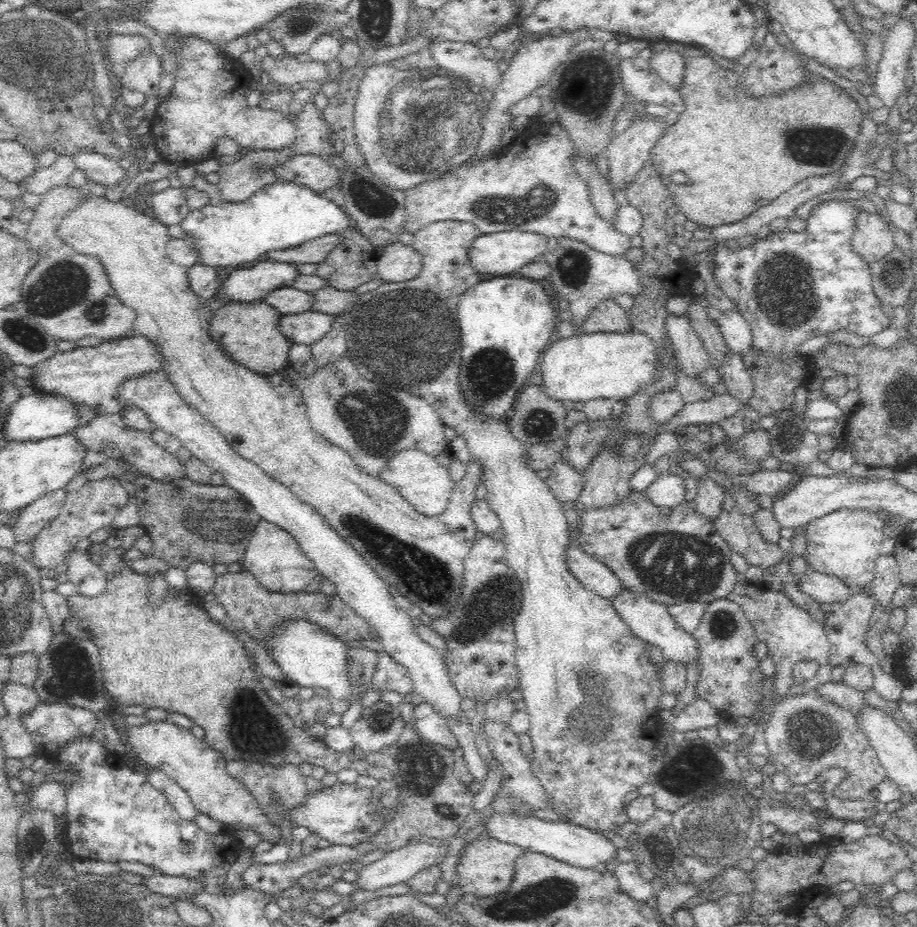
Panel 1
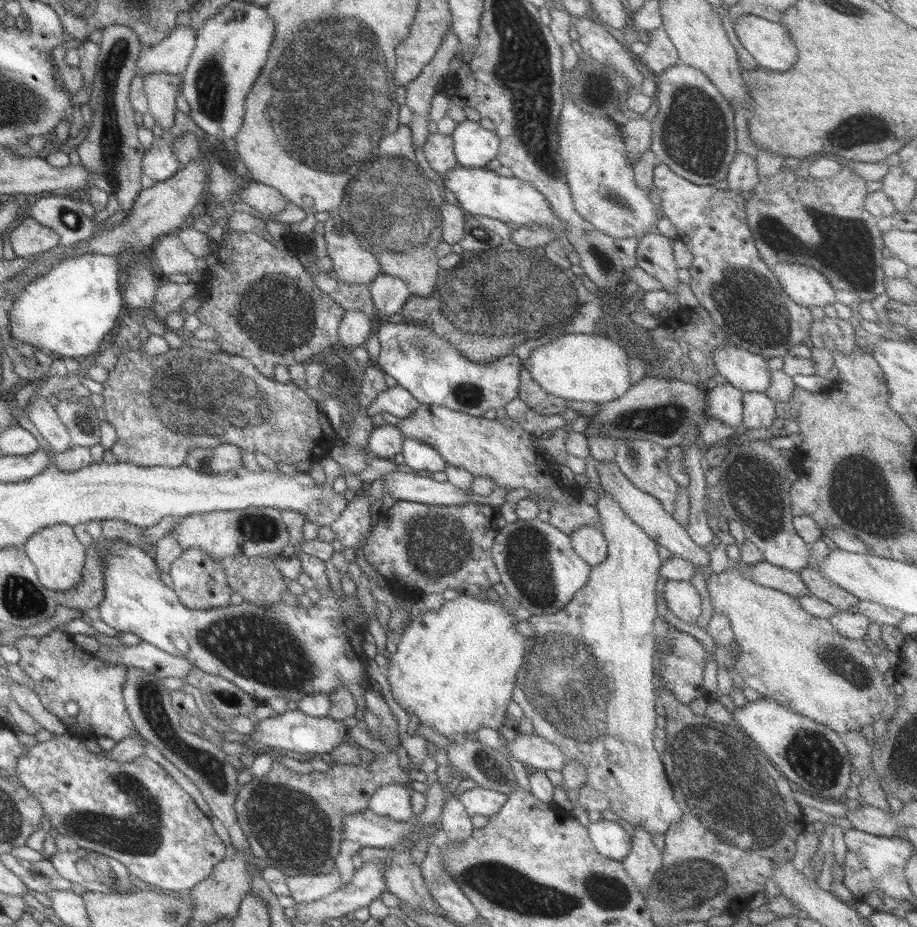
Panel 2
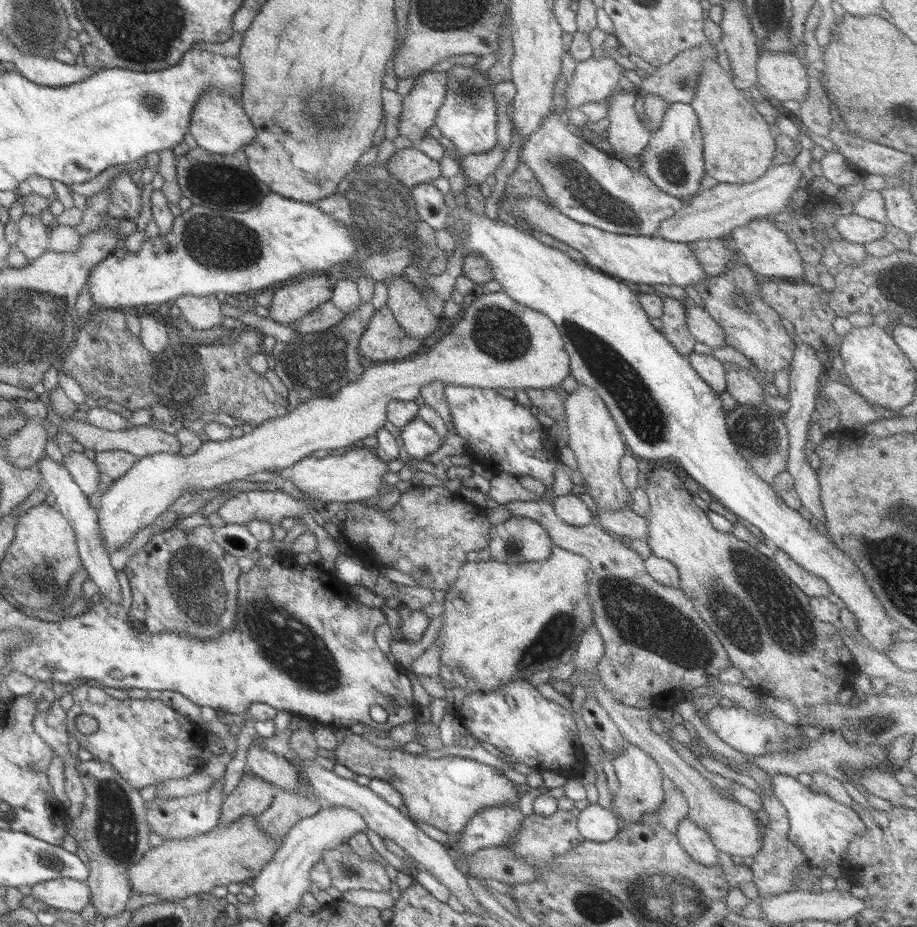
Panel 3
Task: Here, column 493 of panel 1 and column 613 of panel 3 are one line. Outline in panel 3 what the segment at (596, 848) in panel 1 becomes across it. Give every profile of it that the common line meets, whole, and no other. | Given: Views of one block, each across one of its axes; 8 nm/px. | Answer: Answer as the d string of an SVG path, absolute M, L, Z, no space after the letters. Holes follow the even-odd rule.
M597 803L591 804L576 816L576 830L584 841L607 842L616 836L617 822L613 812Z

